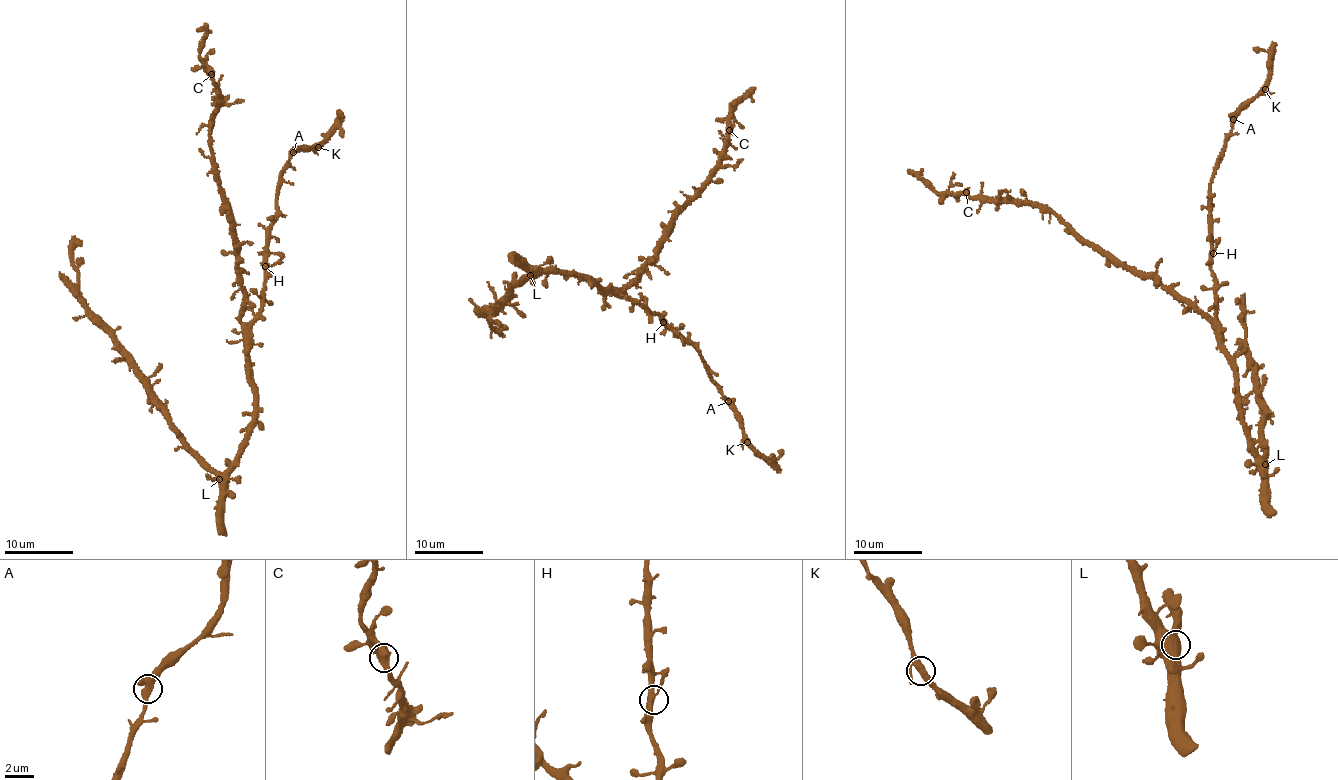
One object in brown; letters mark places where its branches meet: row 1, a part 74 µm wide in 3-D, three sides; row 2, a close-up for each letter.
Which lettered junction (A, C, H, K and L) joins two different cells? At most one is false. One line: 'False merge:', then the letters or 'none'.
False merge: none

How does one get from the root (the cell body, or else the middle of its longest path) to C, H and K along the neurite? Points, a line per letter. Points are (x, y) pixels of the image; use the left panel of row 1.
C: (253, 372), (246, 330), (239, 317), (244, 298), (235, 267), (237, 248), (208, 140), (219, 94), (211, 73)
H: (253, 372), (249, 354), (252, 320), (261, 307), (265, 266)
K: (253, 372), (249, 354), (252, 320), (261, 307), (266, 229), (277, 210), (282, 169), (290, 154), (318, 147)

